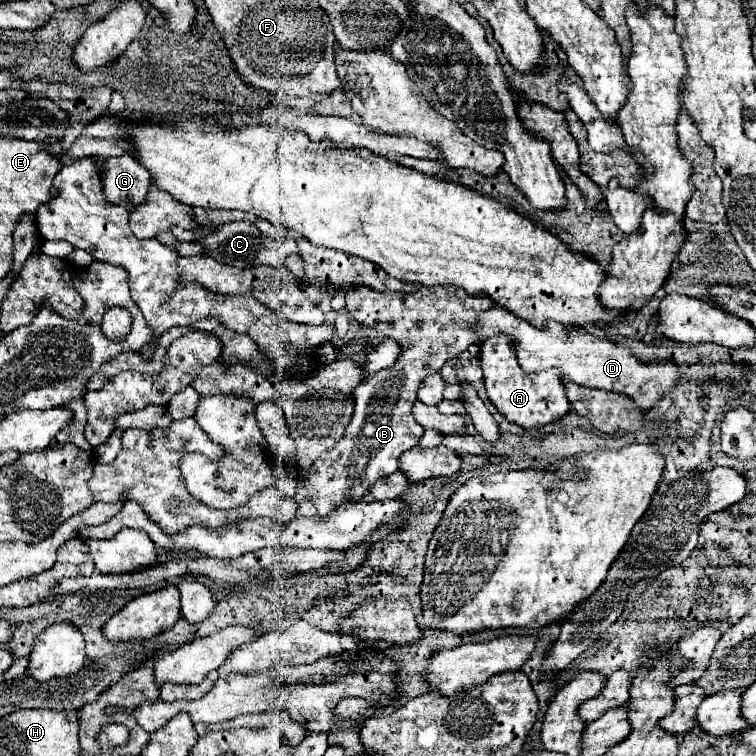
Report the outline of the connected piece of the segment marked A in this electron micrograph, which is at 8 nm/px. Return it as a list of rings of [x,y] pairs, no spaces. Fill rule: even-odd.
[[[494,336],[488,338],[480,346],[480,366],[484,372],[484,384],[488,400],[502,412],[510,422],[516,422],[524,426],[526,430],[540,428],[552,420],[558,420],[570,410],[564,384],[562,384],[562,372],[560,370],[544,370],[538,374],[528,374],[518,366],[518,358],[514,358],[514,342],[510,338]]]

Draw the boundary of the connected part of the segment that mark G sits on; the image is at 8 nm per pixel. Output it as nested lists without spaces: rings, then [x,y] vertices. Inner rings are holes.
[[[122,154],[104,160],[102,184],[104,194],[110,202],[134,210],[132,206],[144,202],[152,178],[150,172],[144,166],[140,166],[130,154]]]

